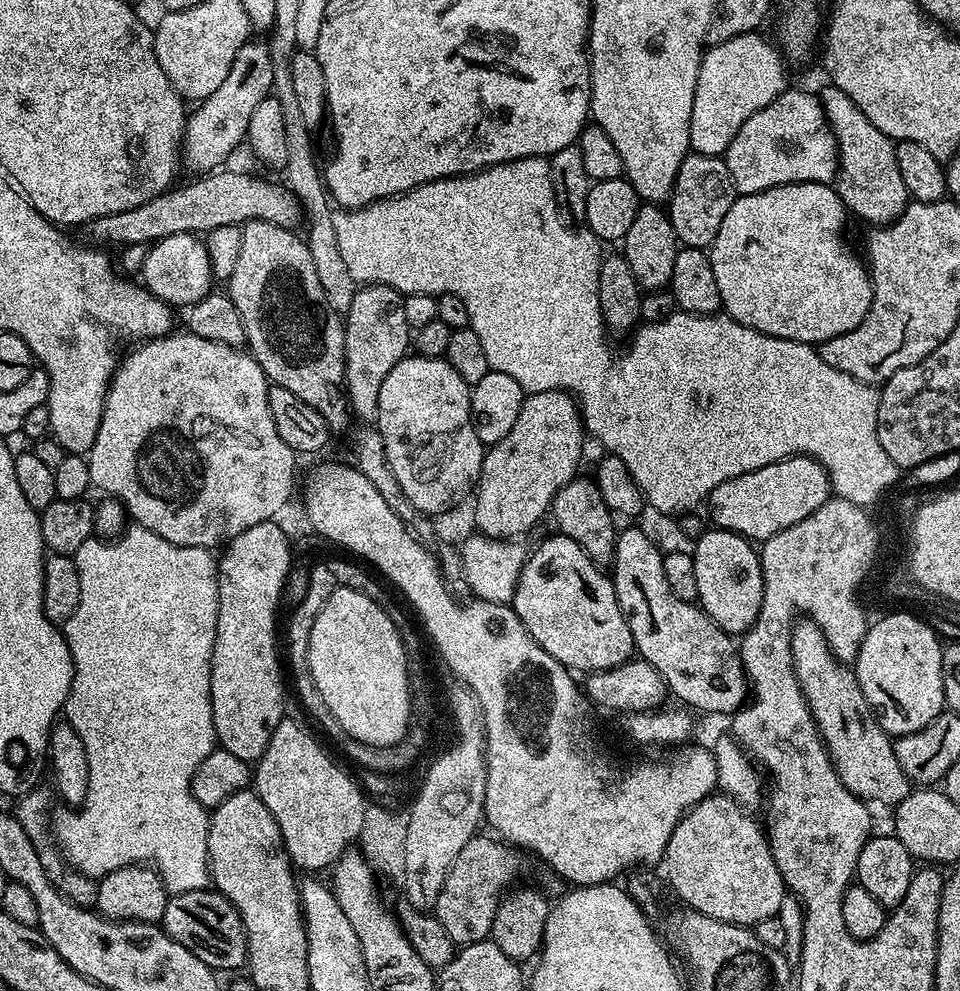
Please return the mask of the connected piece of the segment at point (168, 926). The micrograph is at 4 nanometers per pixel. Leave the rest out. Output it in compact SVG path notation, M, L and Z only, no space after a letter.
M218 891L178 892L169 895L162 927L167 936L174 938L174 942L182 942L190 954L214 970L224 973L231 968L243 969L247 965L248 939L240 915L236 907Z

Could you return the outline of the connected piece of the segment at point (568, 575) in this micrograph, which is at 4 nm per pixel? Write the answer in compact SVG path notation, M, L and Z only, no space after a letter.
M559 534L548 536L536 549L531 549L530 555L524 561L524 568L520 571L520 581L516 583L516 593L512 595L510 606L518 614L518 618L526 626L526 630L534 638L534 642L538 642L538 646L542 646L542 650L546 650L546 654L553 656L565 668L573 673L591 674L601 672L602 670L610 670L619 664L626 664L634 656L634 645L632 635L630 634L630 626L624 617L622 606L616 597L616 590L613 584L613 577L601 565L595 564L593 560L586 554L586 550L582 550L582 546L578 546L578 542L574 542L574 538L566 538Z

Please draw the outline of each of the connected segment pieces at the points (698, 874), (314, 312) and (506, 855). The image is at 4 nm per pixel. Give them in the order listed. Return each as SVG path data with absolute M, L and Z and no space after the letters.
M713 794L698 803L674 826L670 842L664 851L662 869L668 875L668 884L685 900L687 907L722 922L755 926L771 916L780 916L786 889L784 879L774 862L763 827L747 816L745 805L727 794Z
M249 220L240 228L240 237L242 238L242 250L238 250L238 262L234 262L234 270L230 278L226 281L226 295L234 302L238 314L242 318L244 327L244 338L246 341L247 351L251 352L252 357L262 366L265 376L268 377L272 384L282 386L282 390L290 390L294 398L306 402L310 410L318 410L322 418L326 418L329 429L344 428L350 421L350 409L348 406L348 397L344 394L344 321L341 313L332 309L324 297L323 288L318 282L317 271L314 268L314 261L307 243L303 239L296 237L295 231L283 228L277 224L271 224L265 220Z
M474 835L466 846L462 846L458 858L454 858L454 866L450 866L450 874L446 874L446 886L442 886L442 894L438 894L434 915L457 946L477 944L491 937L494 914L500 901L517 883L521 853L515 847L488 836Z

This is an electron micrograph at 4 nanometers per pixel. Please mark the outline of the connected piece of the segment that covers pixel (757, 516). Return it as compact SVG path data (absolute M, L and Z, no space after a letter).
M788 456L785 460L774 462L770 466L762 466L758 470L750 470L738 478L730 478L722 482L708 495L706 509L712 515L712 524L724 528L727 532L736 532L739 536L753 542L763 542L774 534L786 530L786 526L794 526L794 522L802 522L822 502L833 495L832 483L828 481L828 471L812 456Z

